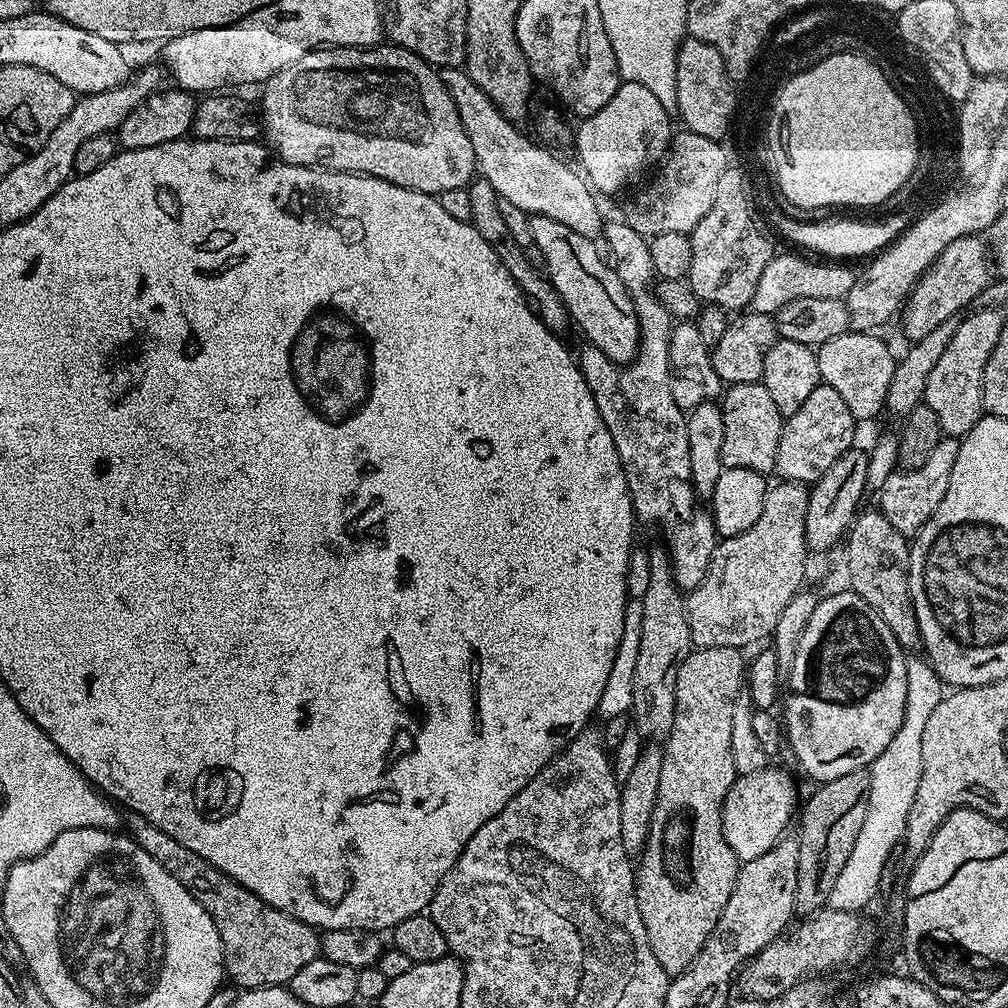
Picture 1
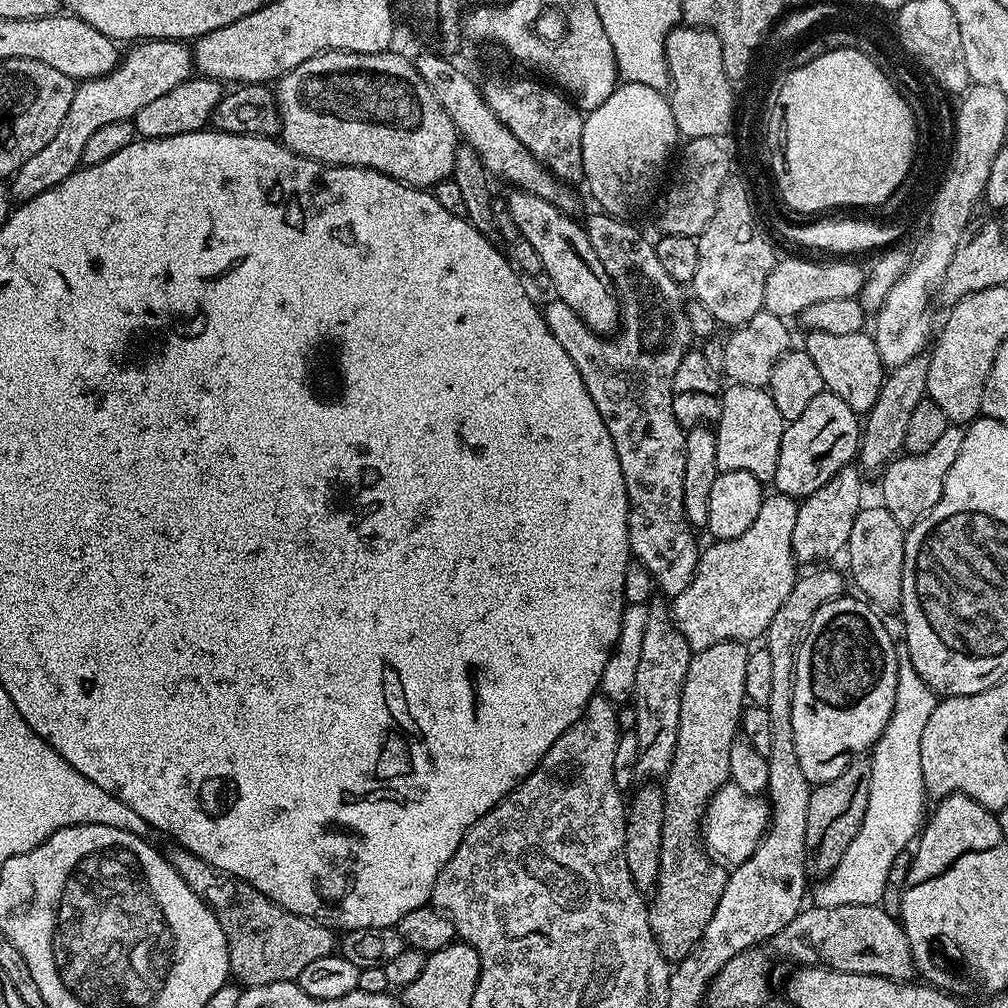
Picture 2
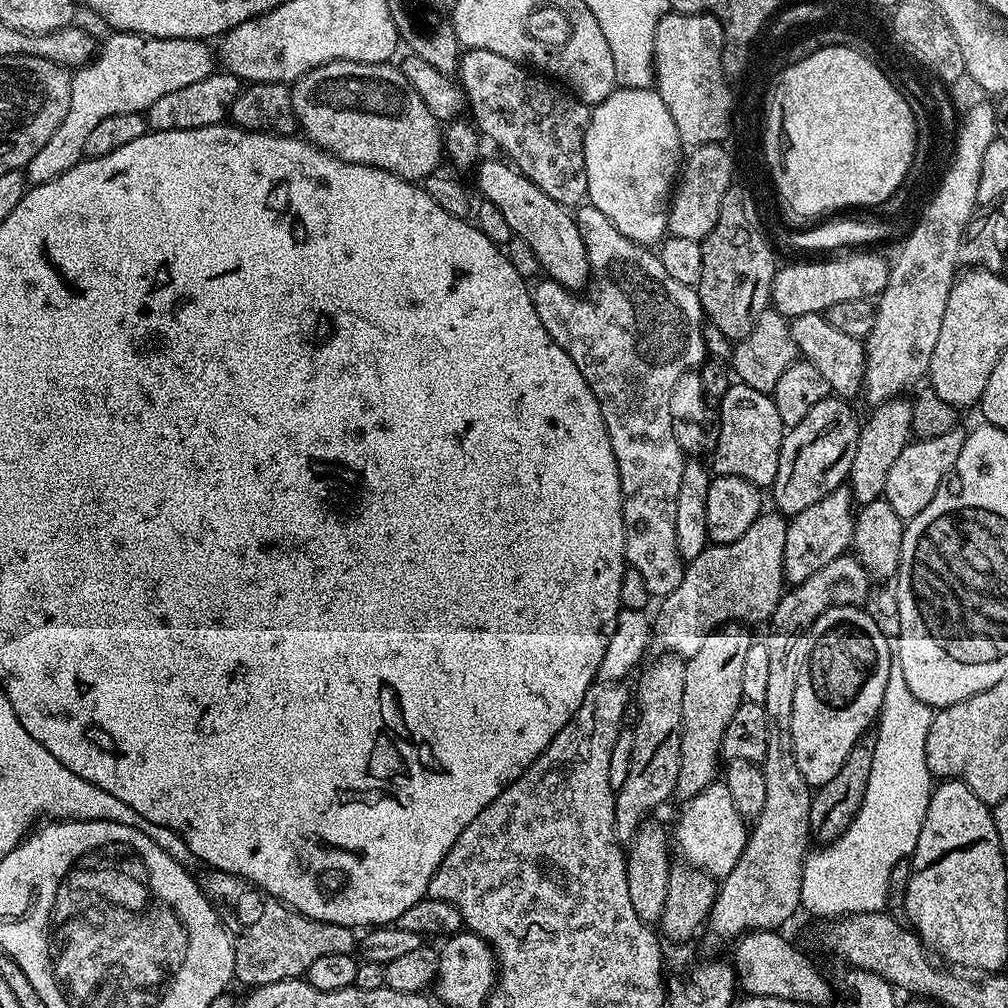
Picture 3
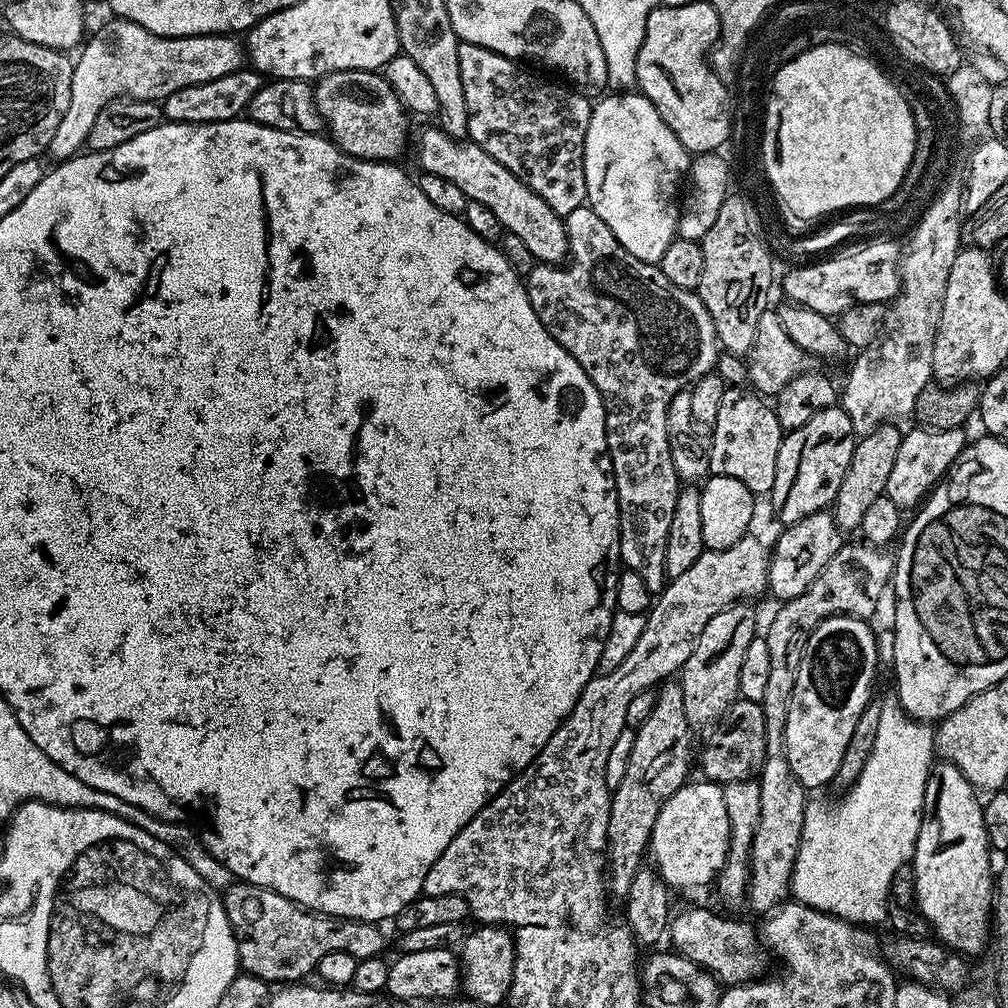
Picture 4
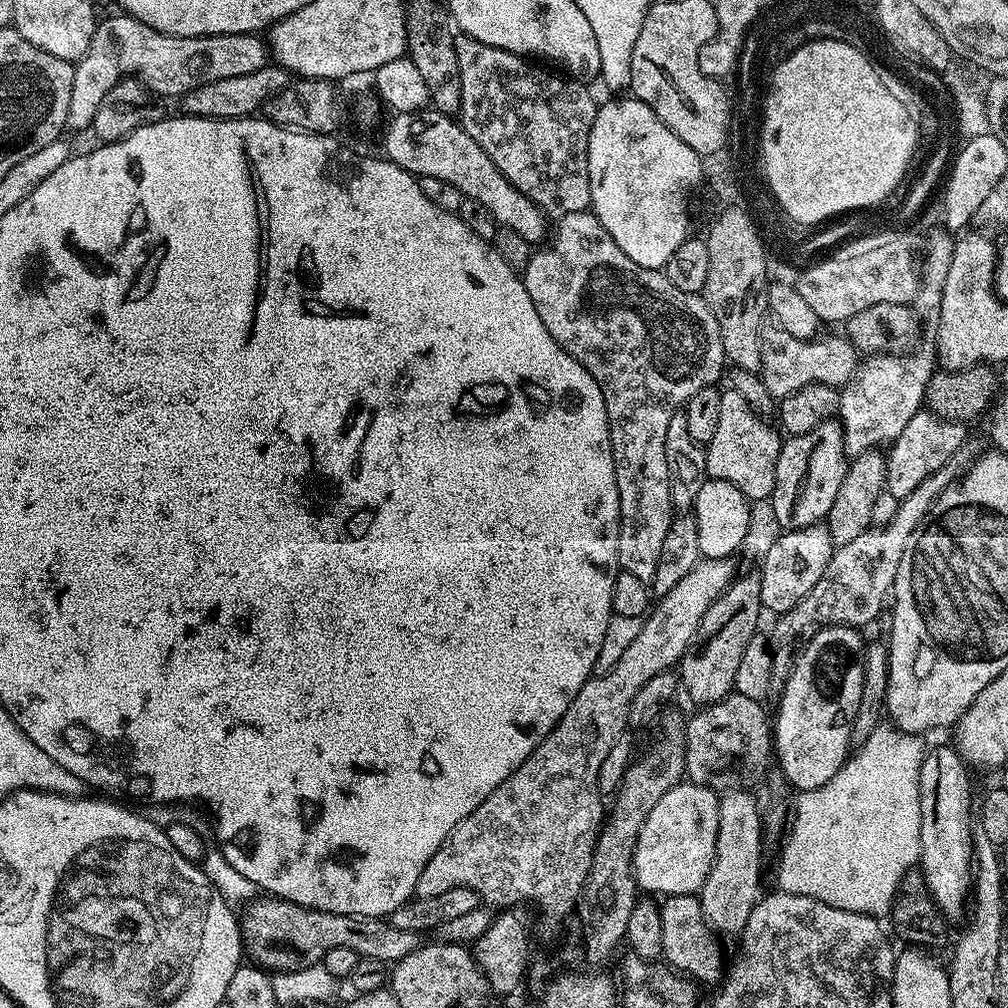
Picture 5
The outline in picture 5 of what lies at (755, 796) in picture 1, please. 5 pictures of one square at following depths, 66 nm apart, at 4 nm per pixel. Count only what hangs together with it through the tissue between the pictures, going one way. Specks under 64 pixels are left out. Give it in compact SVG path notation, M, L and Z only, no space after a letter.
M677 782L673 788L666 790L666 794L662 794L662 798L658 798L658 802L654 802L654 810L650 810L634 846L632 872L636 876L637 889L644 891L645 888L648 891L645 893L648 894L660 892L661 897L691 896L699 893L716 857L719 805L720 796L711 788L691 782Z

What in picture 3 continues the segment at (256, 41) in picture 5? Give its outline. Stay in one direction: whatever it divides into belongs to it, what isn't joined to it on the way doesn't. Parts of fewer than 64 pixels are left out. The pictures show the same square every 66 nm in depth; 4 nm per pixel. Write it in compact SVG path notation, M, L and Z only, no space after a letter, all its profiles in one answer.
M117 32L111 33L105 44L99 45L98 51L93 55L87 64L75 69L72 72L72 89L70 90L70 110L66 114L66 118L62 118L62 126L58 126L58 130L54 130L54 135L50 138L50 142L46 142L46 146L42 146L42 150L38 150L38 154L34 154L34 158L28 164L26 176L32 184L41 184L47 180L58 178L58 174L62 174L66 170L70 170L74 165L82 159L85 159L84 147L86 146L86 138L92 131L94 126L98 126L98 122L102 122L102 118L110 118L110 114L130 114L138 112L147 113L150 106L154 106L154 102L158 102L158 98L162 98L162 94L171 94L173 90L182 90L182 86L190 86L190 82L202 82L202 78L211 76L218 68L218 56L214 51L211 43L202 40L187 40L186 38L158 38L157 36L141 36L139 32Z

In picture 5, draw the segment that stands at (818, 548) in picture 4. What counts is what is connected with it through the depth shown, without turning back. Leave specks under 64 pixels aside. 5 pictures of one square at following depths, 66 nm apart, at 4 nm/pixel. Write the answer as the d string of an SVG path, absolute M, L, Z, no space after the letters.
M823 523L784 530L779 534L781 536L765 550L764 561L758 565L761 605L775 614L789 612L802 602L802 598L806 598L806 594L810 594L810 590L814 590L834 551L832 539Z

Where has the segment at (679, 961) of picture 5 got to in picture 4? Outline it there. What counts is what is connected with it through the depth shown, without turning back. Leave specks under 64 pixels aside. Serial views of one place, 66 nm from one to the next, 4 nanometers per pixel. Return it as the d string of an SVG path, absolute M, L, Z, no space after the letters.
M684 908L675 913L670 920L671 947L698 966L702 966L710 975L716 977L721 985L746 984L761 975L760 967L764 964L766 949L761 937L744 920L727 920L724 916L715 916L708 908Z

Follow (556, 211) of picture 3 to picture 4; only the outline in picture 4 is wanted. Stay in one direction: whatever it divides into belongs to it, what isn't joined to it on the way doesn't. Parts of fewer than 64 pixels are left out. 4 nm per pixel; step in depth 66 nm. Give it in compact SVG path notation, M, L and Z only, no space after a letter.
M439 126L424 128L417 136L415 133L414 148L415 144L416 160L420 163L418 166L420 172L429 172L438 174L441 178L447 178L450 182L457 184L462 189L462 194L466 194L469 200L482 202L482 206L494 210L494 218L498 218L501 229L522 238L522 242L526 242L526 247L530 249L530 254L534 254L534 258L539 263L560 264L567 261L568 235L564 229L564 217L554 210L550 210L550 206L546 206L546 202L542 202L542 198L538 198L538 194L534 194L534 190L530 190L530 186L526 186L526 182L522 182L522 178L510 174L510 170L506 170L506 166L502 166L502 162L498 162L498 158L486 154L486 150L482 150L482 146L472 143L469 139L455 140L448 137Z

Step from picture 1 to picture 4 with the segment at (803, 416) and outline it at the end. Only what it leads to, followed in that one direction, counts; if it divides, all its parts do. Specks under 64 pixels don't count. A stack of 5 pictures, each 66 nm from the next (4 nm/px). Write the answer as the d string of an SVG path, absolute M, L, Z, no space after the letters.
M843 406L818 410L810 422L787 433L778 450L778 470L770 493L772 508L781 525L797 524L815 512L823 512L836 499L838 486L846 478L846 466L856 449L858 437Z

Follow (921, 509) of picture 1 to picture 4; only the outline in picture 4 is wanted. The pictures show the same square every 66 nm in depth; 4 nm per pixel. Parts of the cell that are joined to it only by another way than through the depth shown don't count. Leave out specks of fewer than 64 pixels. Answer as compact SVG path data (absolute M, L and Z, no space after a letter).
M915 426L900 437L898 458L894 458L894 467L890 470L890 479L886 481L884 495L901 510L915 509L951 473L955 463L966 447L964 428L938 430Z

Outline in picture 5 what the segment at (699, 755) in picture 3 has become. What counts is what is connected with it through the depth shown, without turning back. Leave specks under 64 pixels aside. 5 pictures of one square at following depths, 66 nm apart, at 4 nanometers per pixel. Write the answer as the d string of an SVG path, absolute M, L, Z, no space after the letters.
M752 570L737 575L730 587L719 596L706 610L702 622L696 631L694 647L678 665L678 680L688 691L696 706L713 704L734 689L734 674L738 670L742 654L746 651L746 642L757 635L760 624L760 574Z

